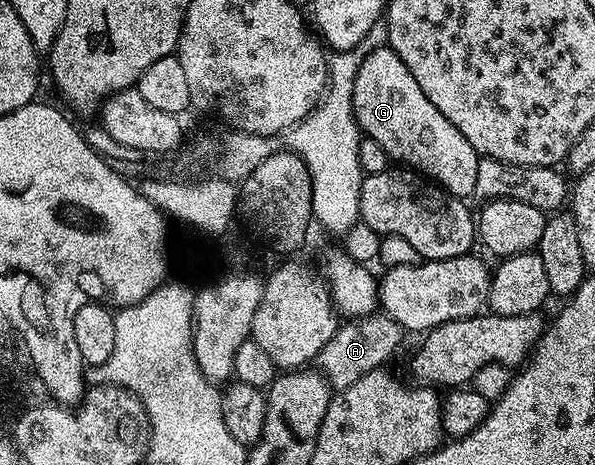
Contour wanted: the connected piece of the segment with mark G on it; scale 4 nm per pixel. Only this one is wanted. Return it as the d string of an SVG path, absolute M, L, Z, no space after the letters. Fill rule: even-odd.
M376 48L363 58L355 74L353 113L362 133L379 142L379 146L387 150L390 161L428 178L451 196L473 196L477 152L471 142L431 106L427 94L419 90L419 82L415 82L411 70L403 66L403 58L399 58L393 48Z

